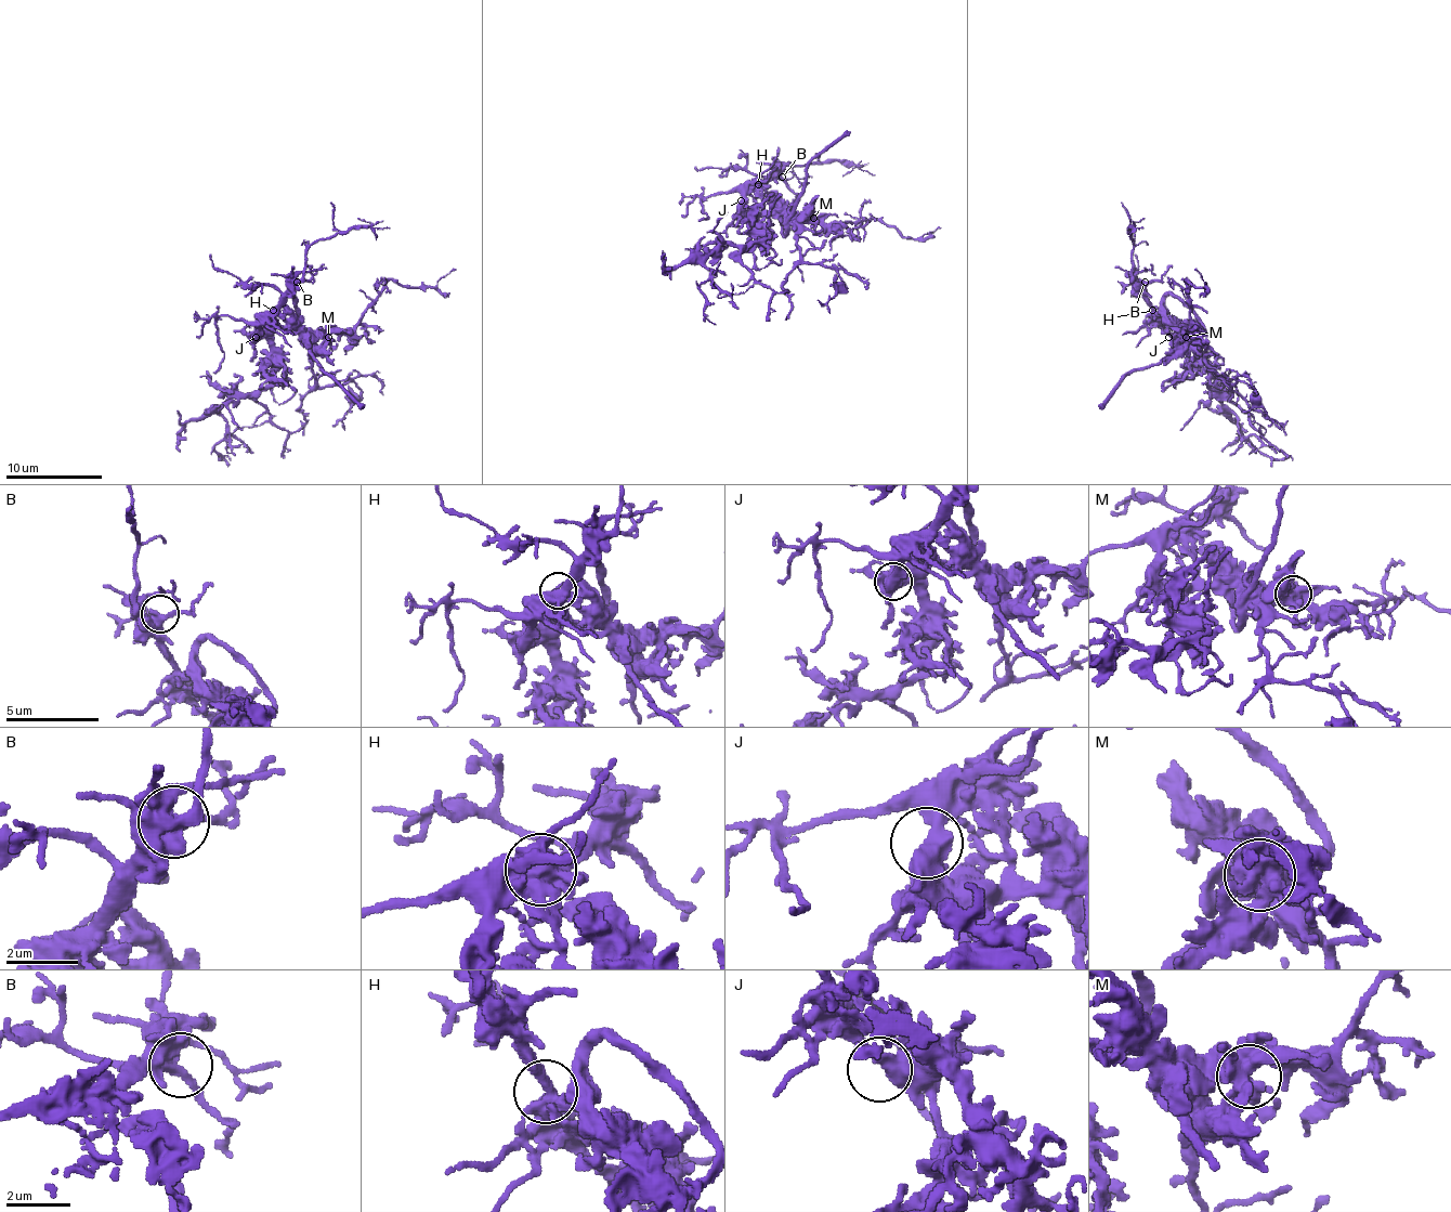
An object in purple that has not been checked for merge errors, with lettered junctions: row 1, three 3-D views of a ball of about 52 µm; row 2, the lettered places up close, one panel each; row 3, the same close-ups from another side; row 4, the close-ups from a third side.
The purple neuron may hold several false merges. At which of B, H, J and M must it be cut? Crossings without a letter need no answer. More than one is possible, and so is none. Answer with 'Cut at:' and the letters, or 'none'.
Cut at: none

